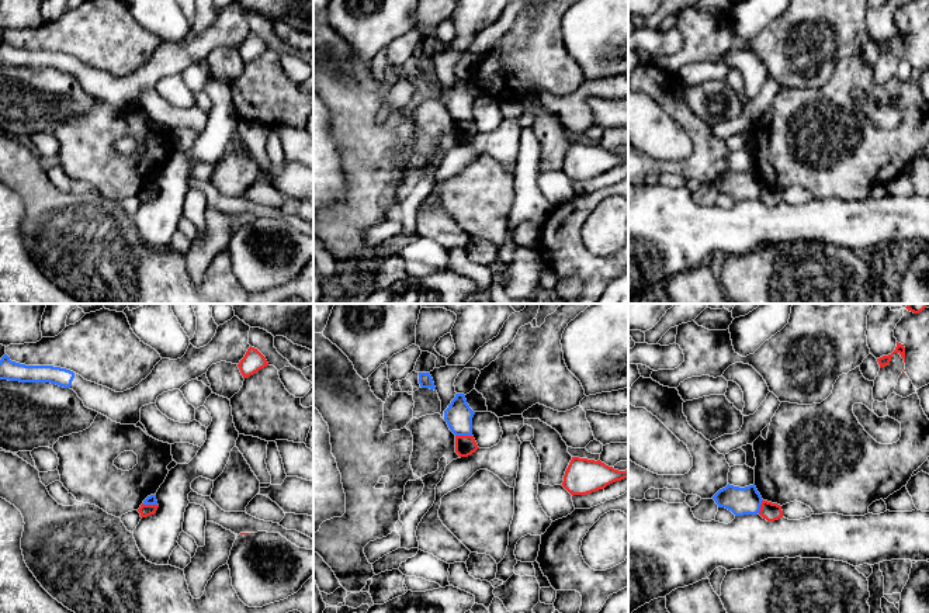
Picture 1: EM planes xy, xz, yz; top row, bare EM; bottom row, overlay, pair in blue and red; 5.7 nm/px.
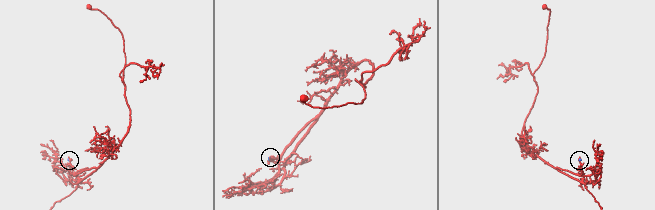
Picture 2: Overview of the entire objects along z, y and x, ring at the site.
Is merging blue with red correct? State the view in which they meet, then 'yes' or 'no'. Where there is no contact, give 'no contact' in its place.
contact in xz; no

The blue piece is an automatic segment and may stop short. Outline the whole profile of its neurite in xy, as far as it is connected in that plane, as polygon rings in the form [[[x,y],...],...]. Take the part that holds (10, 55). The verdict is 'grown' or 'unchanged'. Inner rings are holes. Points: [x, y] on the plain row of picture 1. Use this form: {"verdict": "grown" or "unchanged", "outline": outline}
{"verdict": "grown", "outline": [[[233,1],[219,10],[212,25],[204,32],[191,28],[181,44],[162,44],[152,58],[138,70],[124,77],[84,65],[82,60],[53,51],[25,51],[11,46],[7,39],[0,45],[0,65],[20,67],[51,67],[73,75],[84,91],[112,107],[136,110],[141,93],[155,89],[163,77],[180,75],[191,65],[207,59],[212,49],[226,46],[239,49],[249,30],[250,11]]]}

